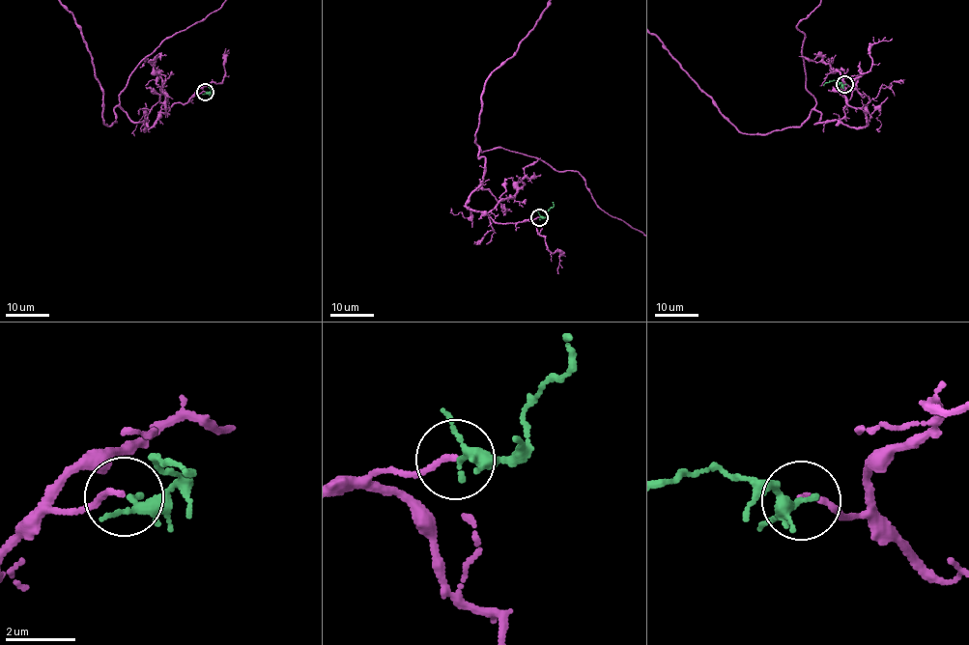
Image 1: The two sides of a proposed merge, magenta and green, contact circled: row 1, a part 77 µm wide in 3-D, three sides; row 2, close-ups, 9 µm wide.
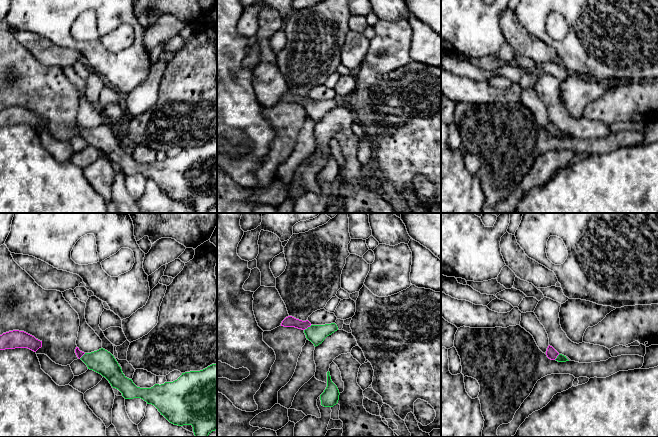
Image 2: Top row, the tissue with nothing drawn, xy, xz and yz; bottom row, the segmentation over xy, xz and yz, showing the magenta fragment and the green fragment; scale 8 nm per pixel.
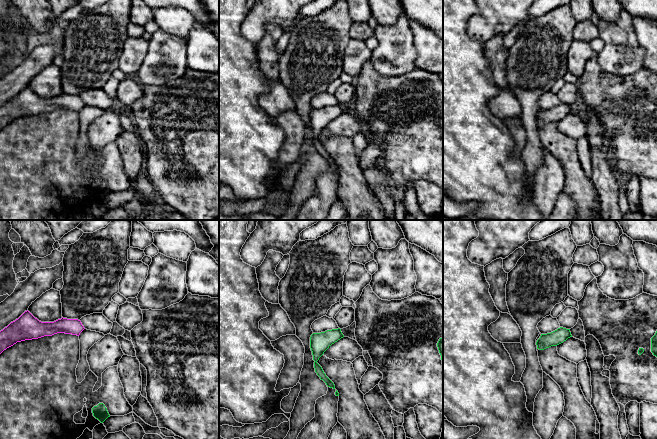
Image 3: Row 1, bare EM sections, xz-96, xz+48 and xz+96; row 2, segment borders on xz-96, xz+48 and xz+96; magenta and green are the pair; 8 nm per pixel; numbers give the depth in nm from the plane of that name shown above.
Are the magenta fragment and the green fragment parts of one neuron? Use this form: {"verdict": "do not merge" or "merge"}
{"verdict": "merge"}

